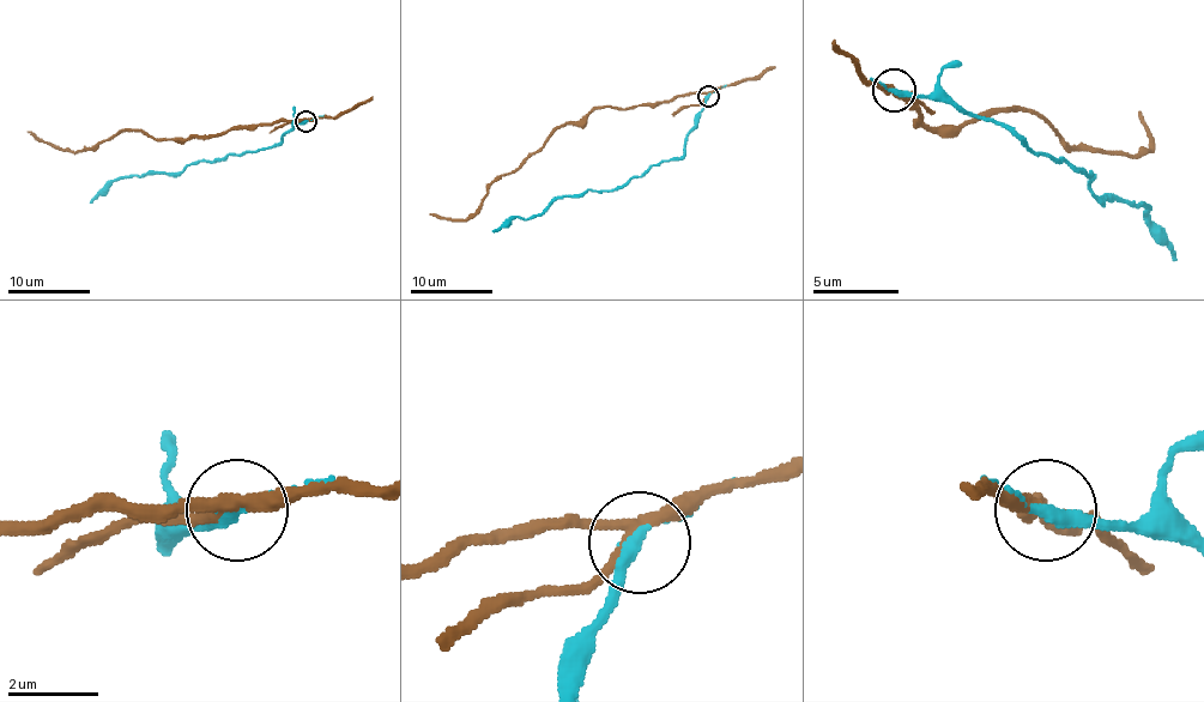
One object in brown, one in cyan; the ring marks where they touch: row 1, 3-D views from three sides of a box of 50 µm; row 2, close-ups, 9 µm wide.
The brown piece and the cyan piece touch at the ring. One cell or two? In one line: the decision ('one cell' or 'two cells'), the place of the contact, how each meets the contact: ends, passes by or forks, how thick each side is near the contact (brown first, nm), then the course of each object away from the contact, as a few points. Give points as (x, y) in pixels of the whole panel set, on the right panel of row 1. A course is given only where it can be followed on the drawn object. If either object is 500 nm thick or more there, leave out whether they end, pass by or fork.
two cells; at (894, 90); brown forks there; cyan passes by; 220 nm thick on the brown side, 240 nm on the other; brown runs (895, 89), (887, 89), (917, 119), (947, 128), (1033, 110), (1071, 145), (1136, 153), (1148, 150), (1139, 110); cyan runs (895, 89), (947, 98), (1006, 123), (1036, 153), (1088, 175), (1096, 197), (1148, 210), (1148, 230), (1178, 261)

